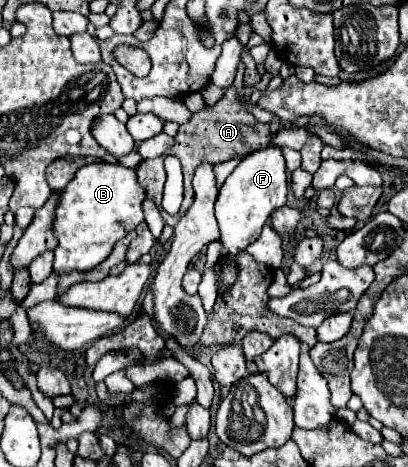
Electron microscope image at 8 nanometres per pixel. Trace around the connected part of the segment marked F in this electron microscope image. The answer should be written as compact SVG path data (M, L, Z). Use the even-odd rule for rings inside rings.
M269 146L255 154L245 156L239 166L227 176L223 188L219 190L215 202L215 218L219 222L219 242L221 252L217 264L221 266L219 282L221 290L233 286L237 278L237 254L241 254L251 242L255 242L261 234L263 224L275 208L285 206L287 202L287 174L285 174L285 158L279 146Z

